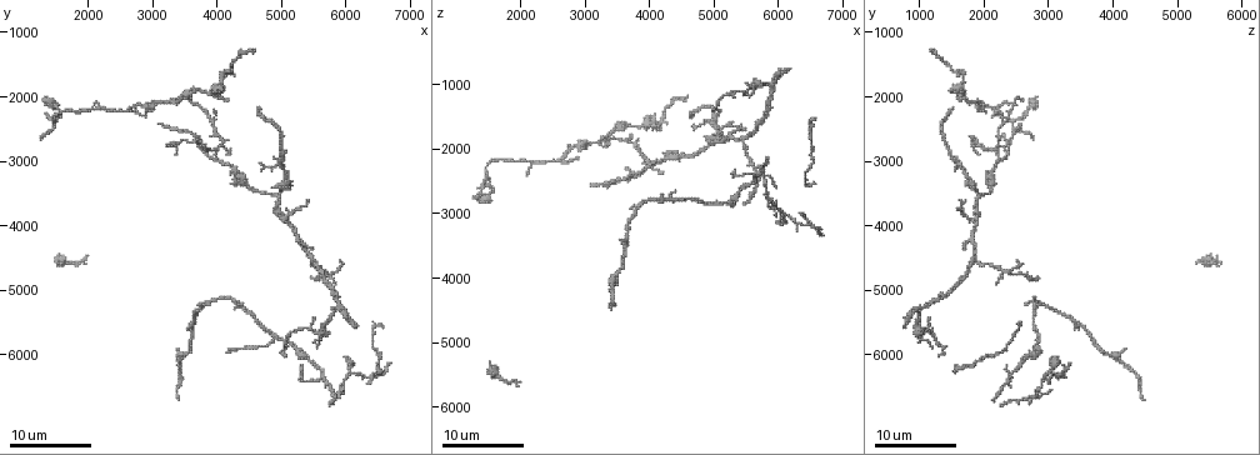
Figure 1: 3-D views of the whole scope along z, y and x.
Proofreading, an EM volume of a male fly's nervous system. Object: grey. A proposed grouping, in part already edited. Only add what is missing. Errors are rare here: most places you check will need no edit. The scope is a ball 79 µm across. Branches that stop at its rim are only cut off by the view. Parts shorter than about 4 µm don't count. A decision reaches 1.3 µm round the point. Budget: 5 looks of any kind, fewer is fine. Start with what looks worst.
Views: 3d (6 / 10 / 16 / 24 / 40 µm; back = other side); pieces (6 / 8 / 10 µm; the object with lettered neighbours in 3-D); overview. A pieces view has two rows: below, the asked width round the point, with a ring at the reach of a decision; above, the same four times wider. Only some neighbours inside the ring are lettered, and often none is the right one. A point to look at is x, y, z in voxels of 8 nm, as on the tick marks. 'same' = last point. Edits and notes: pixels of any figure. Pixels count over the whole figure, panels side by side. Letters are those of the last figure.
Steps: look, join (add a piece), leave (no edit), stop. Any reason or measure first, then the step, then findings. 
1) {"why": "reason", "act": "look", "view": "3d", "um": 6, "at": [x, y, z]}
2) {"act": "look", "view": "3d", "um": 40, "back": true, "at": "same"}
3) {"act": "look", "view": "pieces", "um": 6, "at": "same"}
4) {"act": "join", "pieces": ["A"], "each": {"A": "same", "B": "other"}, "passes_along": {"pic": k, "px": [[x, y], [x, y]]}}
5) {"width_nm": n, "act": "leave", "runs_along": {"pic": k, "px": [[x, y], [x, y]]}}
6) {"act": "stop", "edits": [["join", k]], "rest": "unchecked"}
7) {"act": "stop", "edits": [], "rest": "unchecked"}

{"why": "long arm stops here", "act": "look", "view": "3d", "um": 16, "at": [6650, 6150, 3350]}

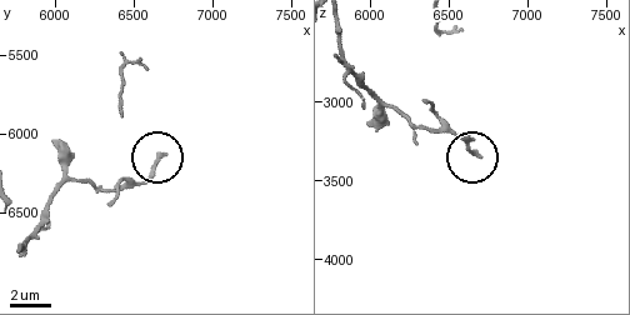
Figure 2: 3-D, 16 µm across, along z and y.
{"why": "what lies round it", "act": "look", "view": "pieces", "um": 10, "at": [6700, 6140, 3320]}

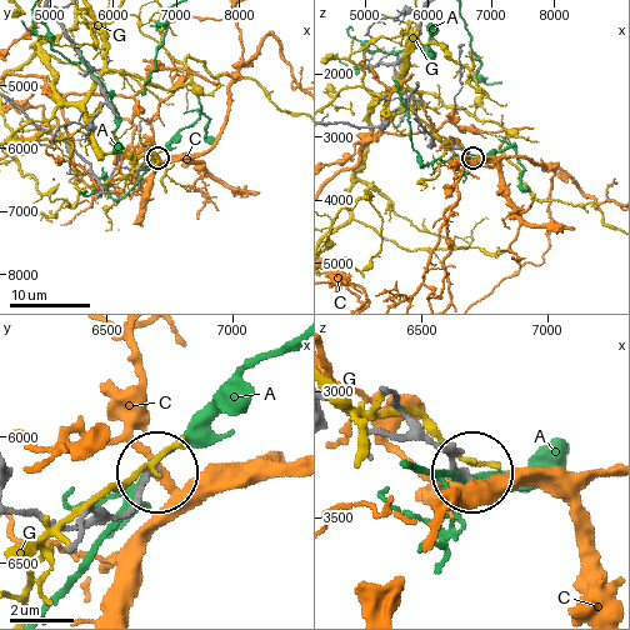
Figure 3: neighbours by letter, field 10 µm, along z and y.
{"act": "leave", "each": {"A": "other", "C": "other", "G": "other"}, "found": "no lettered piece goes on from it"}

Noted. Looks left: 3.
{"why": "an open end", "act": "look", "view": "3d", "um": 24, "at": [4600, 2200, 1450]}

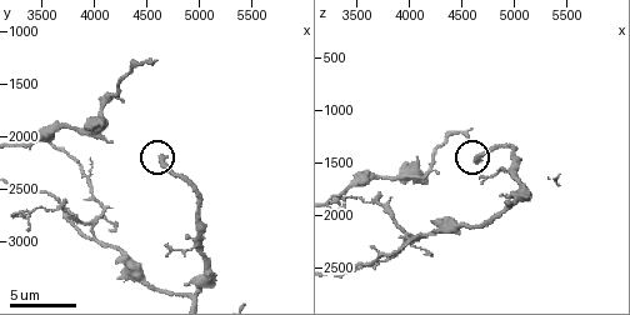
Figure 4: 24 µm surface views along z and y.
{"act": "look", "view": "pieces", "um": 6, "at": [4620, 2180, 1520]}

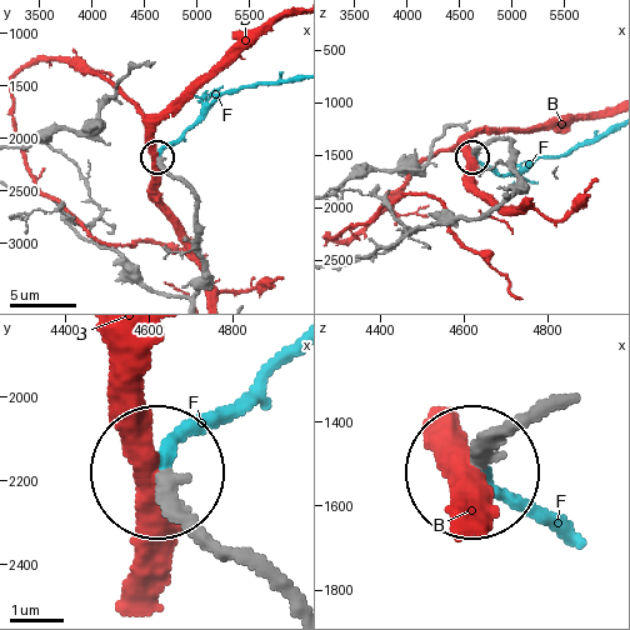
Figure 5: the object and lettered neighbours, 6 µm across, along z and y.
{"act": "join", "pieces": ["F"], "each": {"B": "other", "F": "same"}, "passes_along": {"pic": 5, "px": [[541, 409], [479, 475], [541, 511]]}, "found": "it goes on there"}

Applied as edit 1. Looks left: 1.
{"act": "stop", "edits": [["join", 5]], "rest": "unchecked"}

